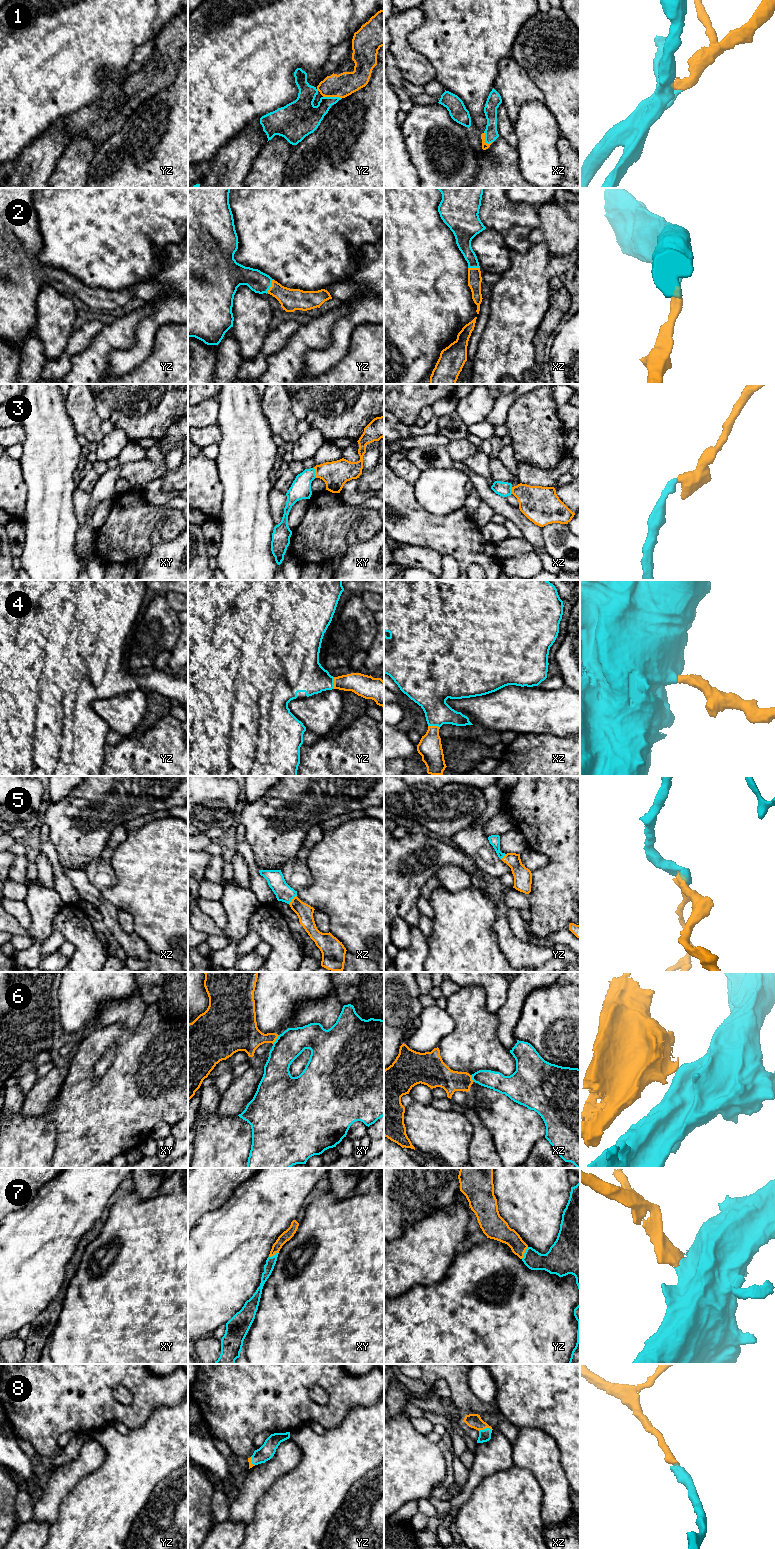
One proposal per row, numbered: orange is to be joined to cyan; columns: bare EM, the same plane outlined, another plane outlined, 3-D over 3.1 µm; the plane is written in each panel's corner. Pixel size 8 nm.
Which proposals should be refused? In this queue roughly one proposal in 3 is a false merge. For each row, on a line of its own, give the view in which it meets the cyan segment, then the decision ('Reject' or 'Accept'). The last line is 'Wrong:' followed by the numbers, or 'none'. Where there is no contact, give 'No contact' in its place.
1: Touches cyan in yz. Accept
2: Touches cyan in yz. Accept
3: Touches cyan in xy. Accept
4: Touches cyan in yz. Accept
5: Touches cyan in xz. Accept
6: Touches cyan in xy. Reject
7: Touches cyan in yz. Accept
8: Touches cyan in xz. Accept
Wrong: 6

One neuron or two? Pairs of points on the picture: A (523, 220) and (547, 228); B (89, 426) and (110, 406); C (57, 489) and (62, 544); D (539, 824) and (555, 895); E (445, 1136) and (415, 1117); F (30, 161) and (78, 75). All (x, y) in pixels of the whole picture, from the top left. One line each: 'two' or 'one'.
A: two
B: two
C: one
D: one
E: one
F: two

